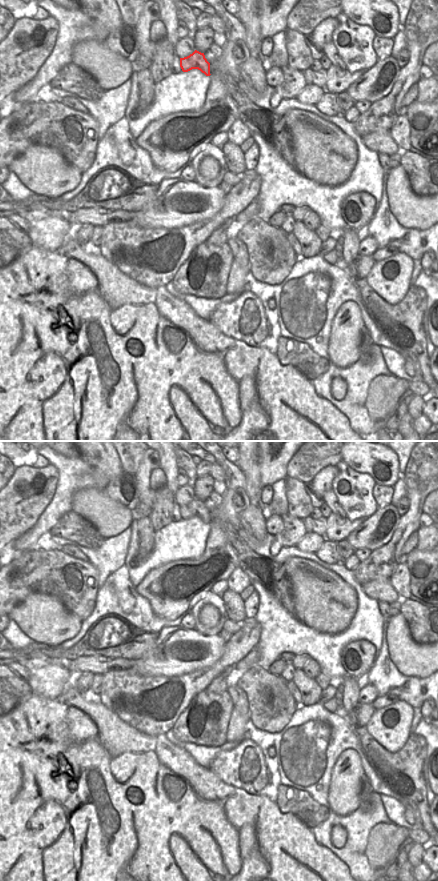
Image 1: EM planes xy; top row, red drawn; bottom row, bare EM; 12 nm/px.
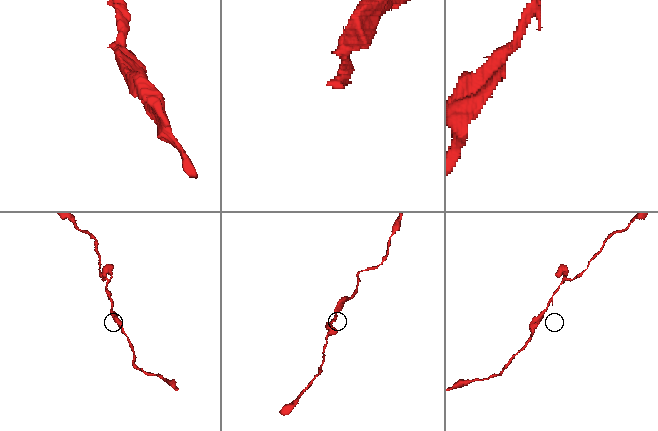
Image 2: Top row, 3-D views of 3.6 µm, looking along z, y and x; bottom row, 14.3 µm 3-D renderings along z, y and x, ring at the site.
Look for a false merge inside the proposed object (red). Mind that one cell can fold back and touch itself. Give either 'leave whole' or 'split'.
leave whole

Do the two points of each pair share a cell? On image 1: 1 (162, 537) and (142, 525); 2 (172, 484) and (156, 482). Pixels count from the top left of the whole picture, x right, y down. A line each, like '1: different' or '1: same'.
1: different
2: different

